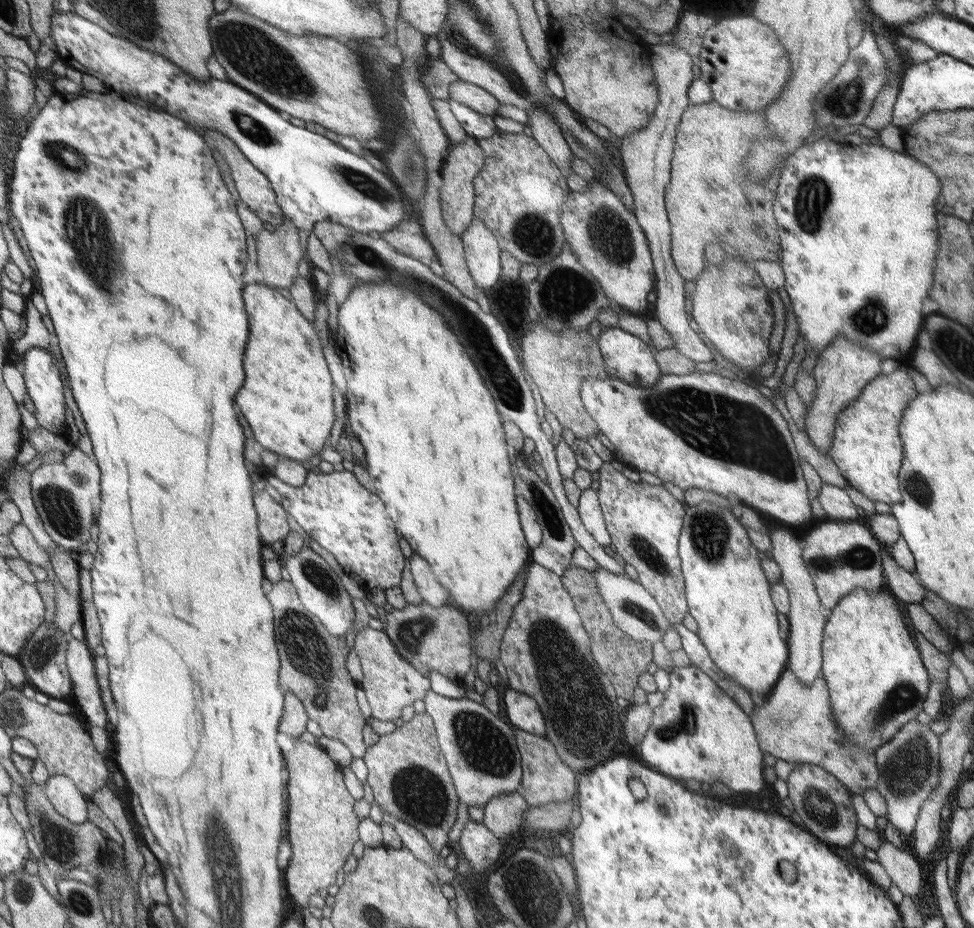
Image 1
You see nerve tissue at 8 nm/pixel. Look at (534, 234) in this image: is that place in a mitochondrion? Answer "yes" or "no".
yes

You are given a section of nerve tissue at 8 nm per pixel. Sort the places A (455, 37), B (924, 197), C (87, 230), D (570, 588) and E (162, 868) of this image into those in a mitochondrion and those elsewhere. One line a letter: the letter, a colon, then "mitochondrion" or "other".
A: mitochondrion
B: other
C: mitochondrion
D: other
E: other

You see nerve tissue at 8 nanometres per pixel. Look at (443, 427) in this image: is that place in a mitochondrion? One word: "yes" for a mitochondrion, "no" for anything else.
no

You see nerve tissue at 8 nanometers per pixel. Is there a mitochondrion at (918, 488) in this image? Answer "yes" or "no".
yes

